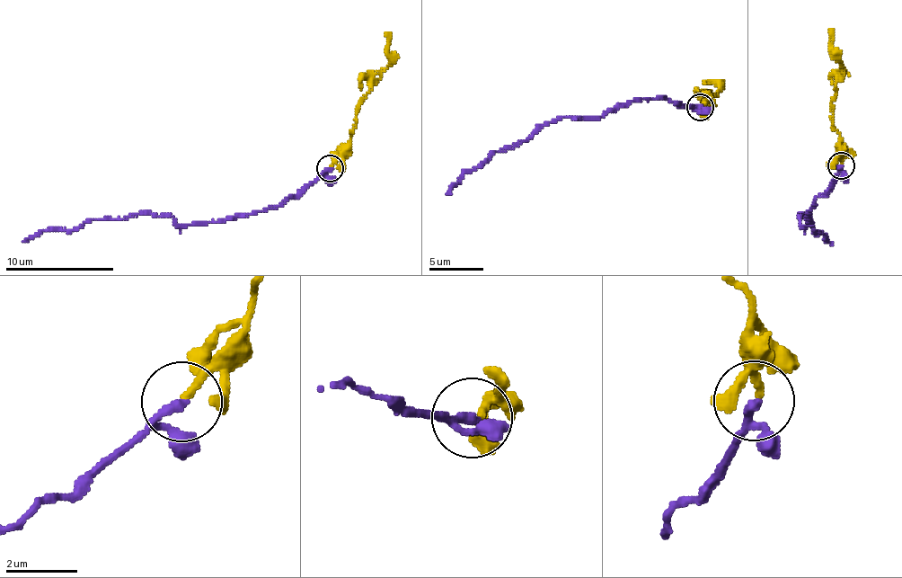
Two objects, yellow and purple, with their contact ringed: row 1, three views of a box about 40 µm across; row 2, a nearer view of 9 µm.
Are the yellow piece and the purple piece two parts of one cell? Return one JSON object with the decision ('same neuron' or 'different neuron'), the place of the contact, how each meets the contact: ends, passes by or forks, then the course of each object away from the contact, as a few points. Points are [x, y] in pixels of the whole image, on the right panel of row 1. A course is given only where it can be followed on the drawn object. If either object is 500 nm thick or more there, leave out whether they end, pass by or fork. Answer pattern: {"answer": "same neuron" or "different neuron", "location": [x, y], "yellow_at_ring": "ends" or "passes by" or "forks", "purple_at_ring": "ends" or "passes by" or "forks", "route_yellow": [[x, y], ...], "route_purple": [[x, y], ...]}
{"answer": "different neuron", "location": [841, 165], "yellow_at_ring": "ends", "purple_at_ring": "passes by", "route_yellow": [[842, 163], [844, 146], [833, 125], [831, 97], [839, 73], [838, 62], [829, 30]], "route_purple": [[842, 165], [831, 188], [813, 202], [805, 217], [811, 222], [800, 226], [799, 216], [830, 244]]}

